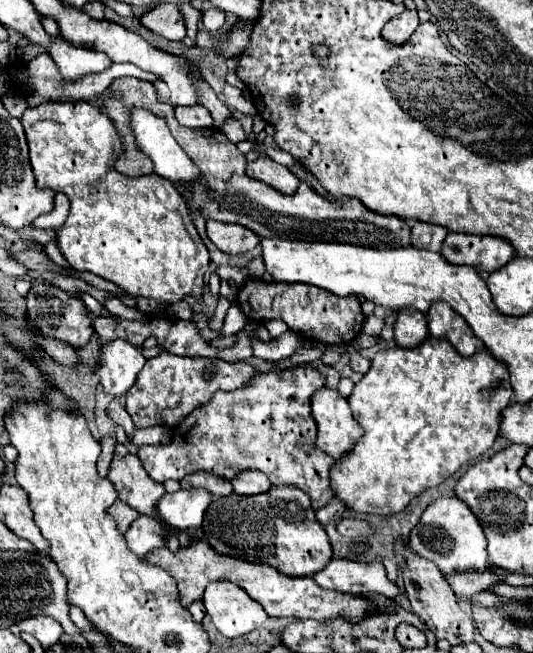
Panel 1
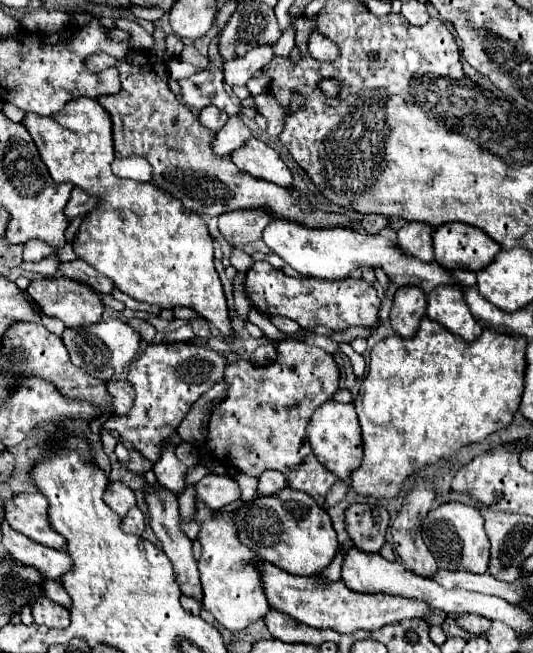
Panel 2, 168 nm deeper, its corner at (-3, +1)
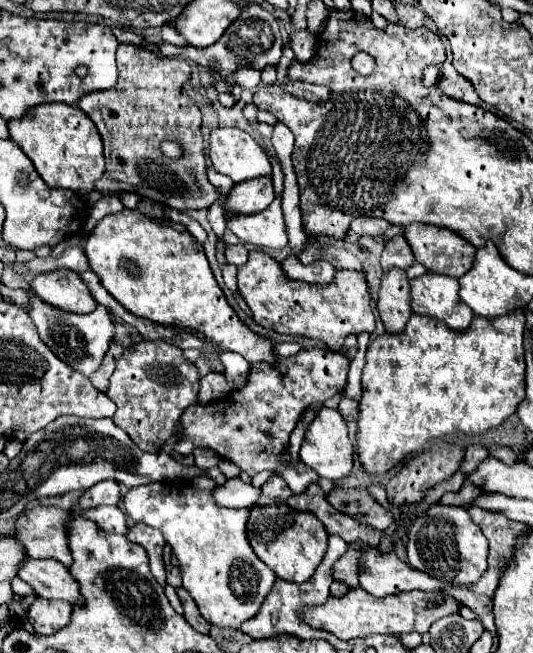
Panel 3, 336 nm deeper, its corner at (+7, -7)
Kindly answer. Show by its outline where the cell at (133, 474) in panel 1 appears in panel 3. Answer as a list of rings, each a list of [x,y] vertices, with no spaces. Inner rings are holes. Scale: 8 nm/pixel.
[[[179,586],[179,588],[175,588],[177,590],[177,596],[179,596],[179,600],[181,600],[181,604],[183,604],[183,608],[185,608],[185,620],[197,630],[197,632],[201,632],[201,634],[209,634],[209,628],[211,628],[211,624],[199,614],[199,610],[197,610],[197,606],[195,606],[195,602],[193,602],[193,598],[189,596],[189,592],[185,592],[185,588],[183,586]]]

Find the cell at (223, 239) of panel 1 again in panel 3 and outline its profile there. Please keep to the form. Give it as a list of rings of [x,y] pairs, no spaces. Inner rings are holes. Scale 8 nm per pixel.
[[[271,178],[261,180],[247,180],[233,186],[233,192],[229,192],[229,198],[225,200],[225,214],[229,212],[241,212],[243,216],[265,210],[275,200],[273,182]]]

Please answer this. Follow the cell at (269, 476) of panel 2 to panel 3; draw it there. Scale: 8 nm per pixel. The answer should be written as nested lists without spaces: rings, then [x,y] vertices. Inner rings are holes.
[[[271,476],[263,486],[261,486],[261,492],[265,496],[271,496],[271,498],[289,498],[293,492],[289,490],[289,486],[283,482],[281,476]]]

